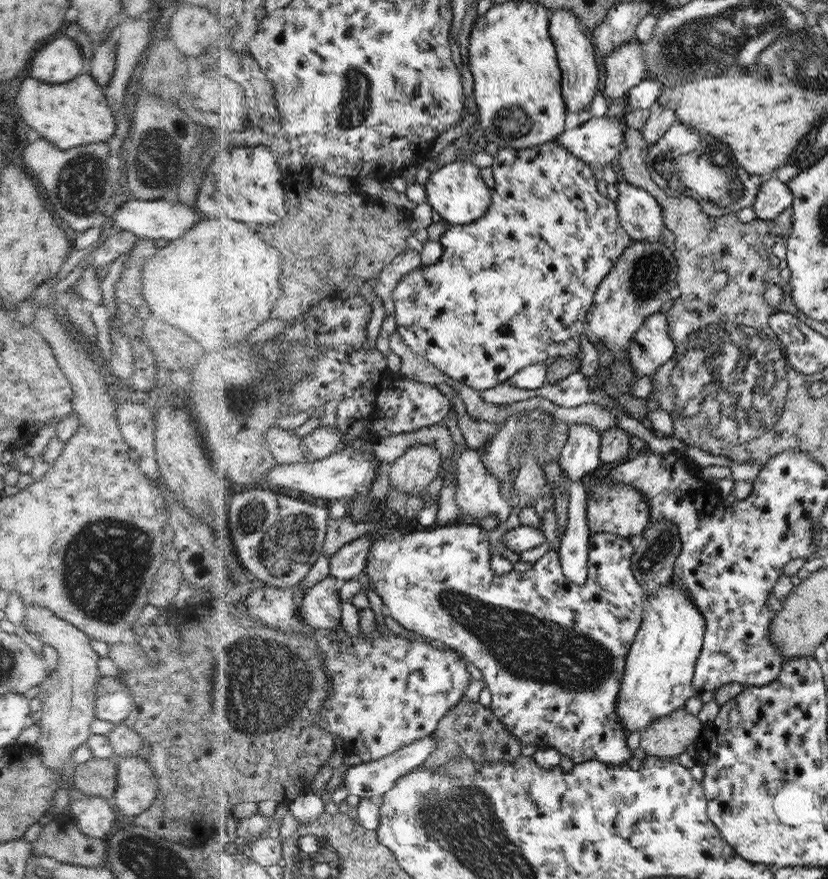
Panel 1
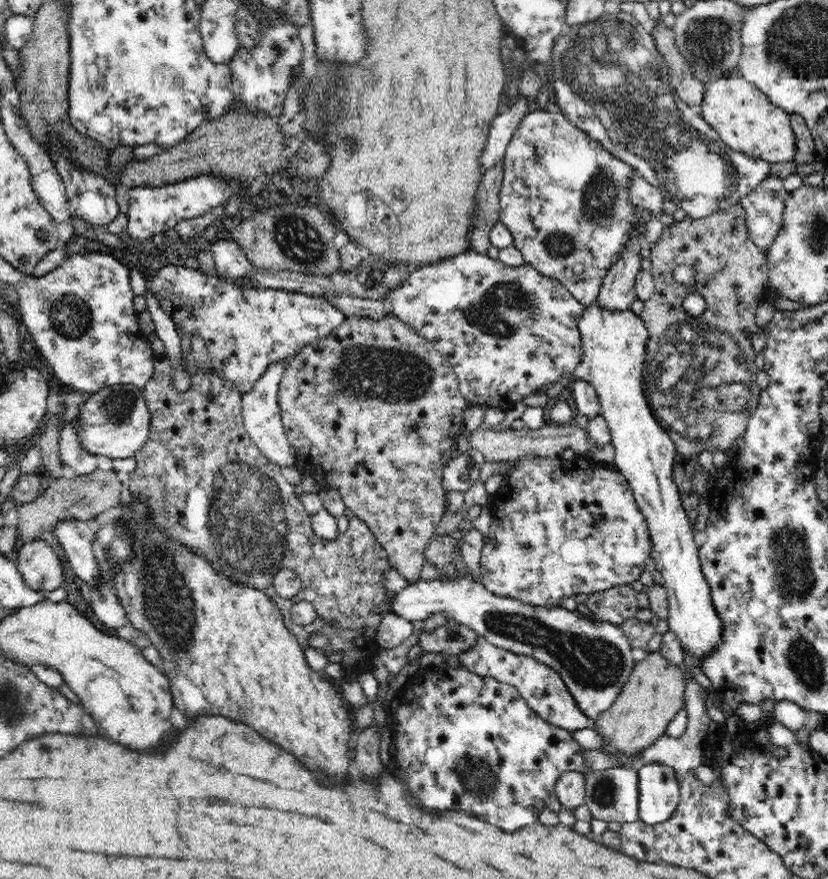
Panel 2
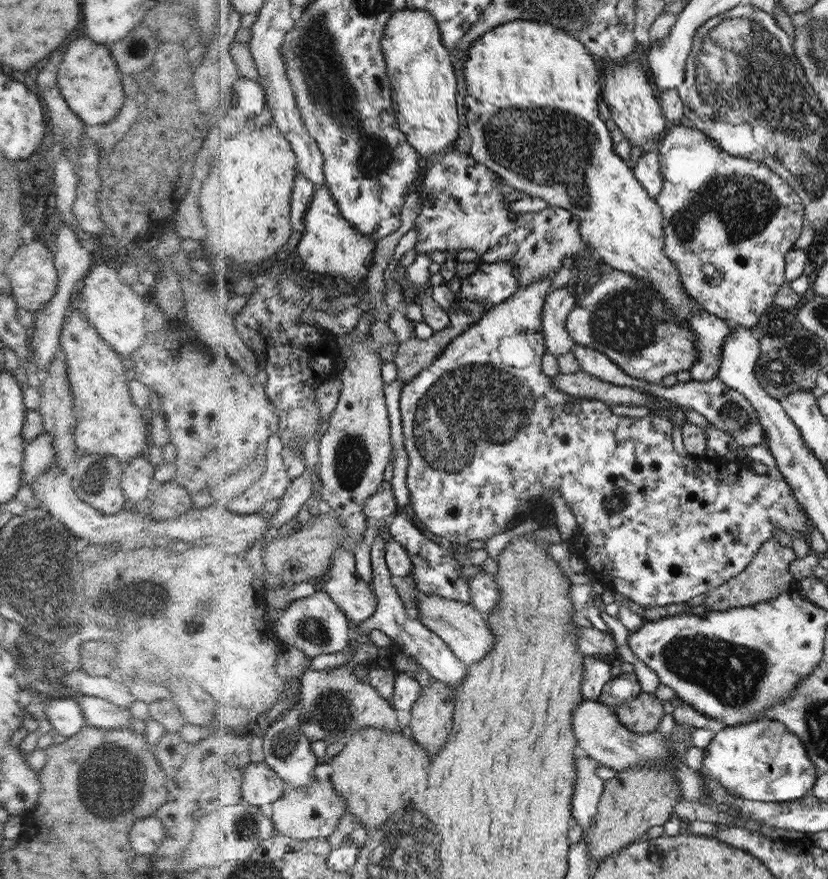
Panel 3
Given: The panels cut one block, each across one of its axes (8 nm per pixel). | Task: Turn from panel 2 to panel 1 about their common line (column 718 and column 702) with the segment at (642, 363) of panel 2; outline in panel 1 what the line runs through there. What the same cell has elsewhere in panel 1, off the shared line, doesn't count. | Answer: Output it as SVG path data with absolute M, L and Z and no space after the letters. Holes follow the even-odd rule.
M669 580L644 603L640 628L625 658L624 678L616 704L617 718L626 735L644 731L659 717L683 709L686 700L700 696L694 686L695 666L703 649L706 622L687 590Z

